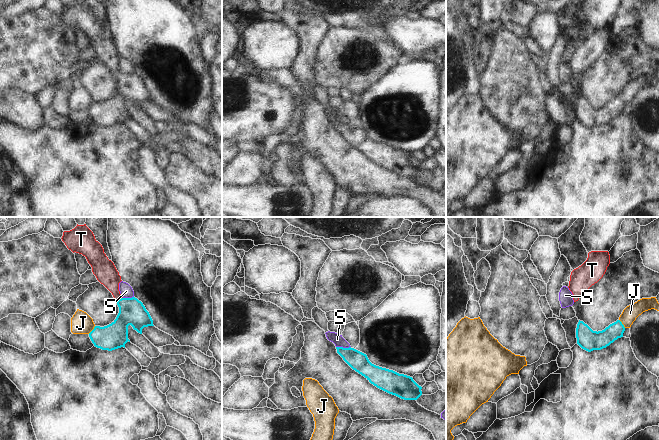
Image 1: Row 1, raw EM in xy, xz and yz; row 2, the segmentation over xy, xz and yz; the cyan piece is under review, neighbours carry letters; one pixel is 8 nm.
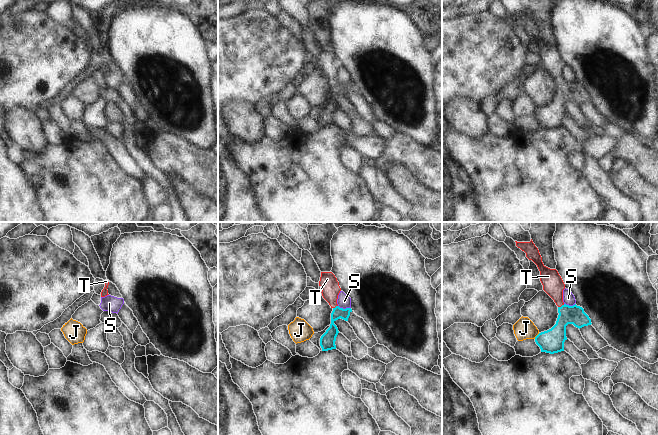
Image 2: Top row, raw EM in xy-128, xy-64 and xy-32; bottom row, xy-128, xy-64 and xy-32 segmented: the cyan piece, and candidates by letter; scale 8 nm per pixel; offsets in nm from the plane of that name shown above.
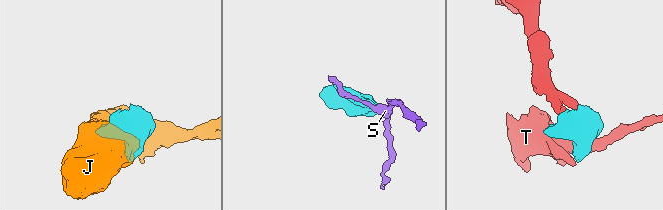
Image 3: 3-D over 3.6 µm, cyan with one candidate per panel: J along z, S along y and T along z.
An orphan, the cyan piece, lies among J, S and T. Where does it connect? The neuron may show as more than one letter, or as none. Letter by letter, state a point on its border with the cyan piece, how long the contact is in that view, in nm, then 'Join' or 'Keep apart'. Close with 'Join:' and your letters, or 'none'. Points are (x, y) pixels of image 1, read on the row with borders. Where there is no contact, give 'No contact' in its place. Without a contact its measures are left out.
J: Touches cyan at yz (621, 323). Shared border 90 nm. Keep apart
S: Touches cyan at xz (342, 347). Shared border 120 nm. Keep apart
T: Touches cyan at xy (119, 299). Shared border 60 nm. Join
Join: T.

